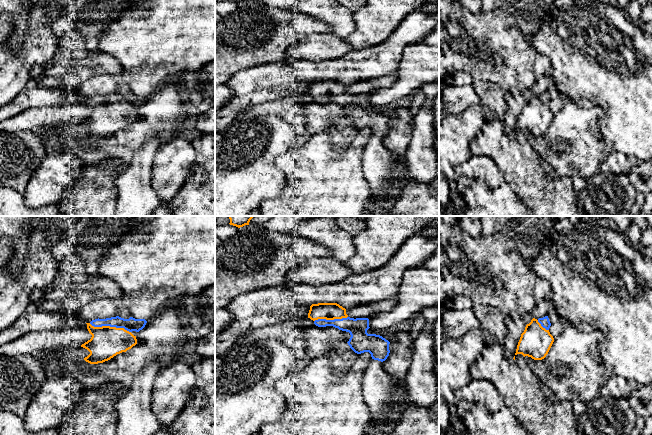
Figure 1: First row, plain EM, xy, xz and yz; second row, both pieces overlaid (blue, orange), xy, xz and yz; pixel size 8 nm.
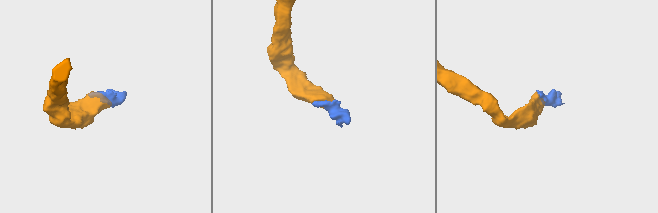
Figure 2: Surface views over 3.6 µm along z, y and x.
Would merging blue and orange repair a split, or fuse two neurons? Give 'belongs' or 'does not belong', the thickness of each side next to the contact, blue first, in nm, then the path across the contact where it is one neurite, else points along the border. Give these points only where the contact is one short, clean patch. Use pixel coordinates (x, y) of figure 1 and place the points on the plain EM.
belongs; 110 nm thick on the blue side, 260 nm on the other; runs through xy (131, 100), (126, 102), (110, 102), (110, 113), (106, 118)

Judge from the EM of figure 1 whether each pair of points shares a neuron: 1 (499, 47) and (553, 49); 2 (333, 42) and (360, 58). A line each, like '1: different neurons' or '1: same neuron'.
1: different neurons
2: different neurons

